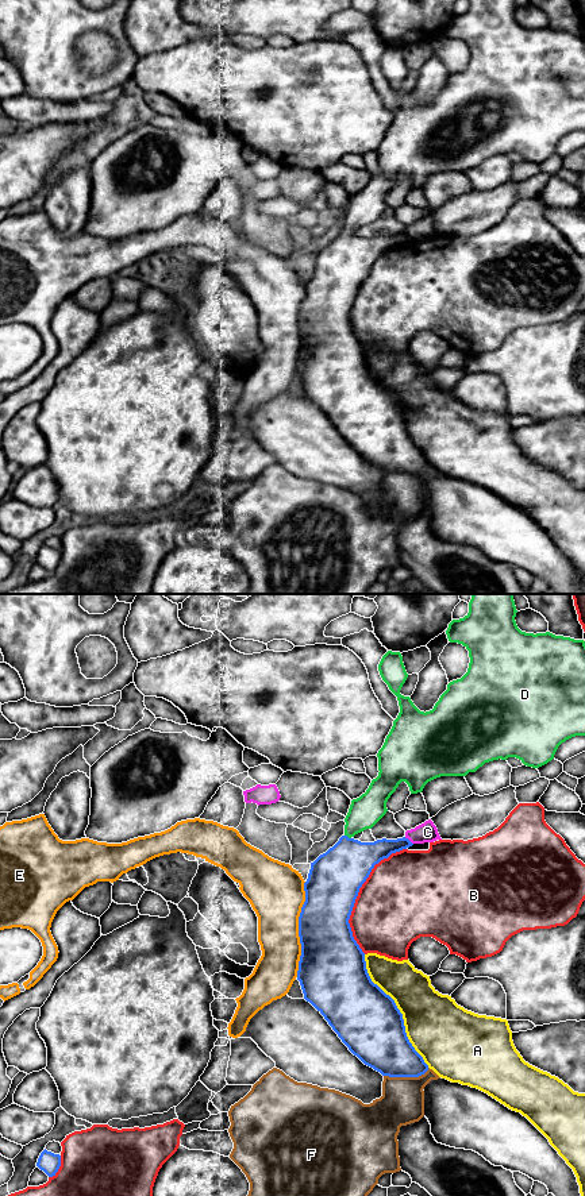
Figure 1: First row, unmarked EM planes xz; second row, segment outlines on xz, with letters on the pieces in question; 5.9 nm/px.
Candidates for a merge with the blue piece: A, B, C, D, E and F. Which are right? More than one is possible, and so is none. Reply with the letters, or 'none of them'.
D

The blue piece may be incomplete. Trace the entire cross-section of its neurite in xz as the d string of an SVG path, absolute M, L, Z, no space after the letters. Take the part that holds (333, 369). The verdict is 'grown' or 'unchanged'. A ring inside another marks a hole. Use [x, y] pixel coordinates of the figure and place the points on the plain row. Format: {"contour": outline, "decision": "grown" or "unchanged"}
{"contour": "M469 0L469 8L453 15L446 26L450 38L462 39L469 46L467 67L447 80L434 104L420 107L409 92L400 89L408 69L400 47L388 46L378 66L389 85L397 92L400 108L378 146L378 171L359 193L353 194L345 213L345 229L326 248L313 258L304 278L305 297L299 312L299 332L301 351L297 375L304 394L309 397L328 417L349 445L365 460L389 472L419 472L428 466L423 452L409 437L403 409L395 396L374 379L367 369L365 348L353 332L349 319L359 283L372 265L392 248L413 239L403 232L397 235L377 235L361 238L353 232L372 224L388 207L386 197L401 177L405 177L411 189L422 188L424 181L440 171L466 171L476 167L485 158L493 155L519 154L524 161L539 163L554 154L558 142L576 131L585 131L585 36L546 28L522 27L515 16L515 0Z", "decision": "grown"}

